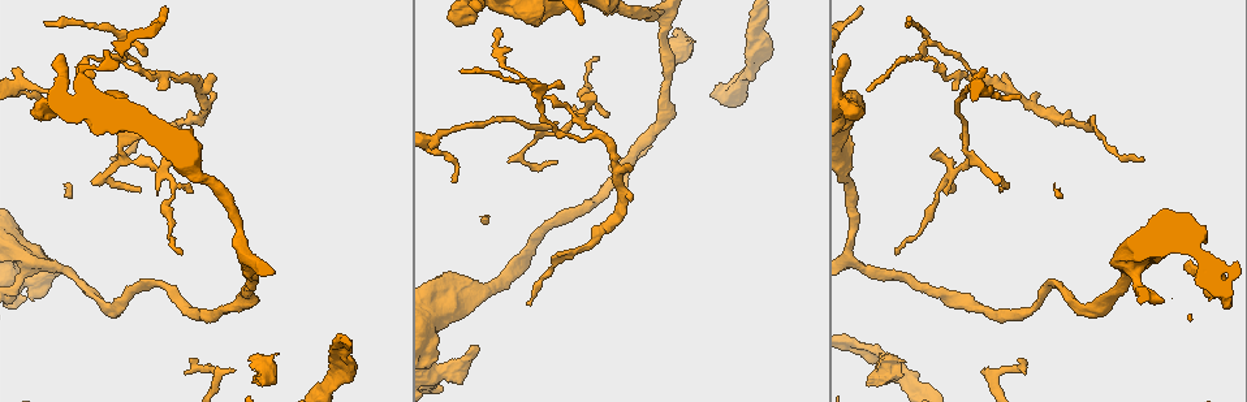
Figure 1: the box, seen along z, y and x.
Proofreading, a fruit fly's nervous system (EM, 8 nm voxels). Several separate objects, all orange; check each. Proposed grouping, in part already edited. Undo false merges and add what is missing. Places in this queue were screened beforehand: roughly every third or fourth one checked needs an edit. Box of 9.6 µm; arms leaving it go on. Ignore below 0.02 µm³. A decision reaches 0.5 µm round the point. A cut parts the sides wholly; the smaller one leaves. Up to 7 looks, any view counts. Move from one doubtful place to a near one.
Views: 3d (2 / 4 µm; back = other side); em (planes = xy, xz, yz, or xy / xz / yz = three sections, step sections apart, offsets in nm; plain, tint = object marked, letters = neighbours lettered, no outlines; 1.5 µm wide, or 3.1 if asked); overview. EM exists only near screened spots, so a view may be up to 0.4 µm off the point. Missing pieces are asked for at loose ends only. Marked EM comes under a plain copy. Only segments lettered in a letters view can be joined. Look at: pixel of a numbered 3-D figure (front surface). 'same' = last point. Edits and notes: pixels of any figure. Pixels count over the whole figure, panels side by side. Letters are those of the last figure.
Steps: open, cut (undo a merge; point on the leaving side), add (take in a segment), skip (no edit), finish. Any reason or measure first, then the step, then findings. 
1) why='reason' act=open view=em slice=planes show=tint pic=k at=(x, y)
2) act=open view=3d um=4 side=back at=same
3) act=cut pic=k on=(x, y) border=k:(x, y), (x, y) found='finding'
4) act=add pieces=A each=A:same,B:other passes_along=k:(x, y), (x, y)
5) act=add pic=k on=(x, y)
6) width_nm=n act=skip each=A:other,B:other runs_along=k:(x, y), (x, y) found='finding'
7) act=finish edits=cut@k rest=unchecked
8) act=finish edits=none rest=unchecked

why='branch stops here' act=open view=3d um=2 pic=1 at=(460, 71)

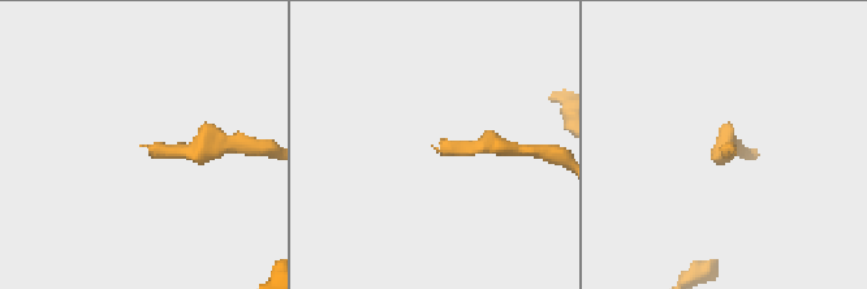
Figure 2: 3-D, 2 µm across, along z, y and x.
why='now the EM' act=open view=em slice=xy step=4 show=tint pic=2 at=(447, 153)

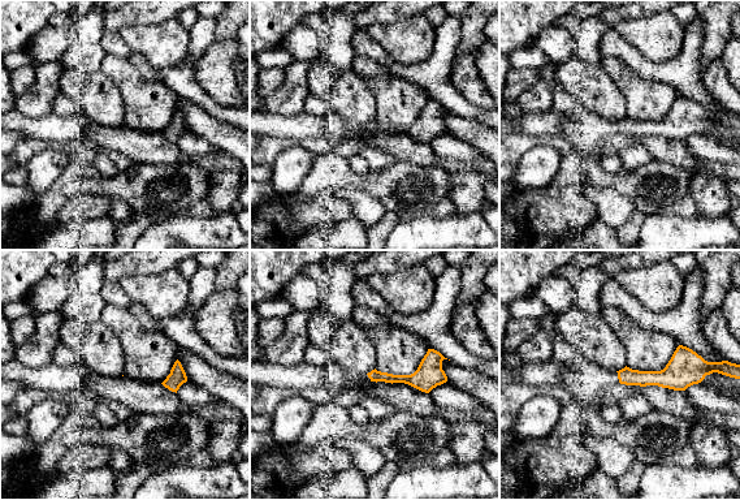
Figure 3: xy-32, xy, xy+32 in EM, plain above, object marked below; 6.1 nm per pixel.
why='cut it another way' act=open view=em slice=planes show=letters at=same

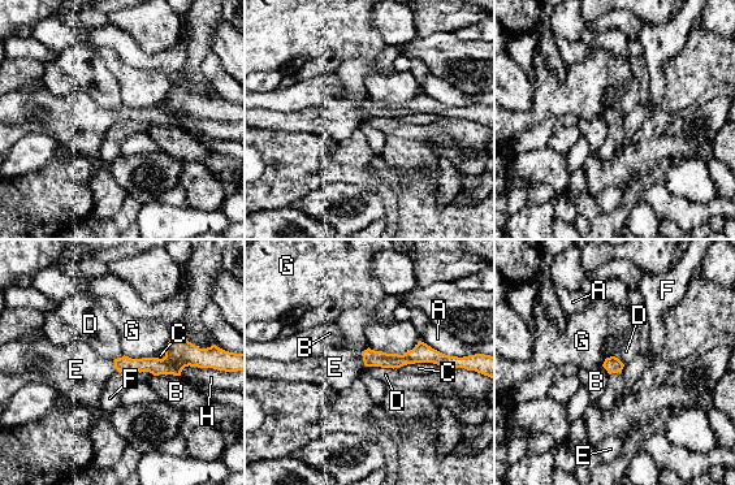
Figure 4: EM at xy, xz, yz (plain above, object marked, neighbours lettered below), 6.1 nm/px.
act=add pic=4 on=(76, 369) each=A:other,B:other,C:other,D:other,E:same,F:other,G:other,H:other passes_along=4:(155, 366), (115, 367), (76, 369) found='it goes on there'

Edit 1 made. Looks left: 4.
why='free end' act=open view=3d um=4 side=back pic=1 at=(452, 181)

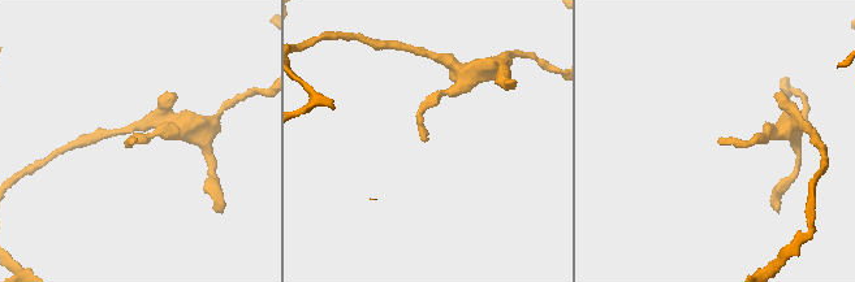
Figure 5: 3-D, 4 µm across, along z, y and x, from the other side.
act=open view=em slice=planes show=letters pic=5 at=(718, 139)

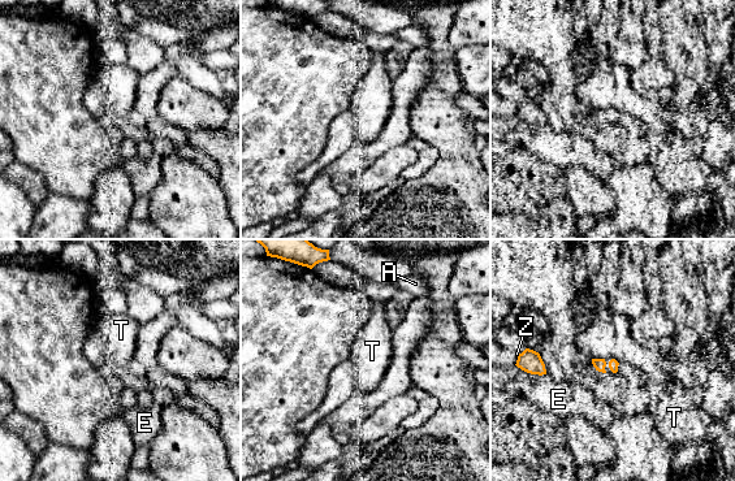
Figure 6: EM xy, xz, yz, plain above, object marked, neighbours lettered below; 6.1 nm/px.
act=skip each=A:other,E:other,T:other,Z:other border=6:(592, 358), (604, 359) found='none of them fits'

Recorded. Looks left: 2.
why='an open end' act=open view=em slice=xz step=8 show=letters pic=1 at=(770, 57)

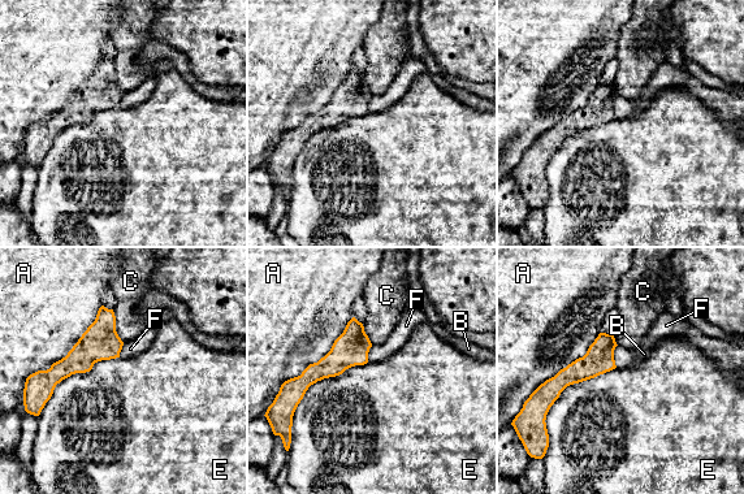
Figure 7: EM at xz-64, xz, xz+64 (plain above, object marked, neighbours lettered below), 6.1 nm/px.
act=open view=em slice=planes show=letters at=same

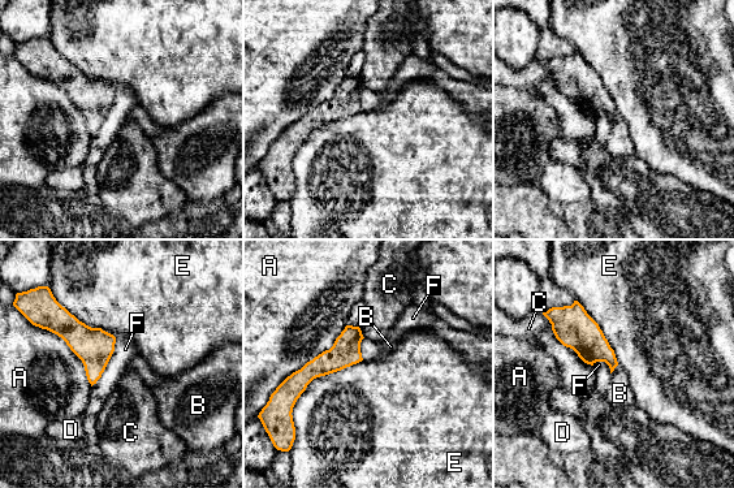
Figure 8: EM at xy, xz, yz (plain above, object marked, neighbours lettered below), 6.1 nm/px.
act=skip each=A:other,B:other,C:other,D:other,E:other,F:other border=8:(618, 365), (611, 372) found='no lettered segment goes on from it'

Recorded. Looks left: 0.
act=finish edits=add@4 rest=unchecked

